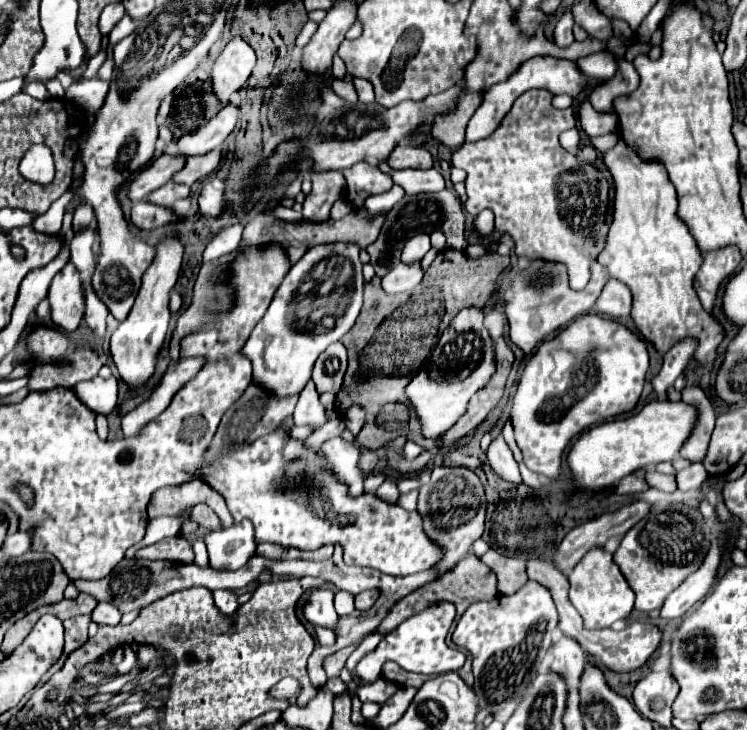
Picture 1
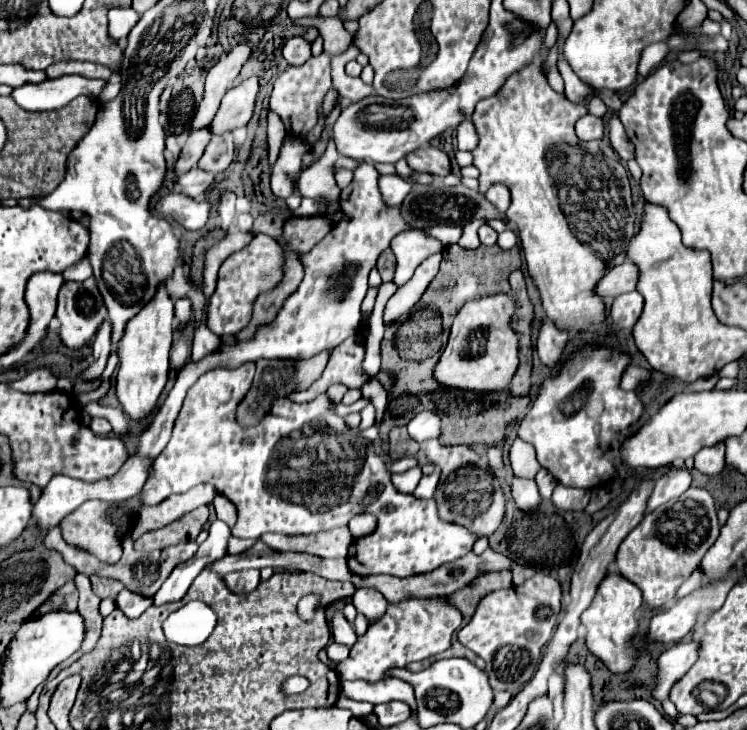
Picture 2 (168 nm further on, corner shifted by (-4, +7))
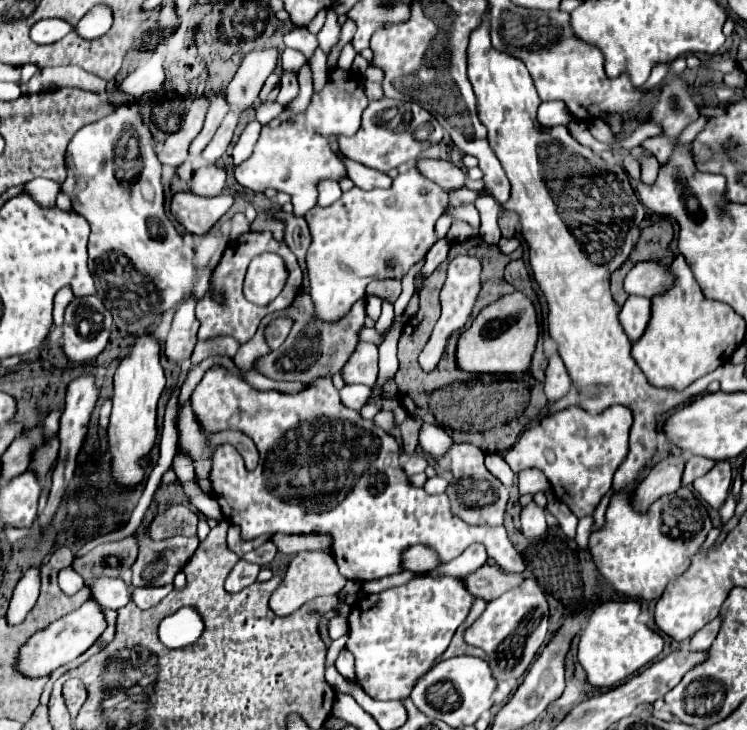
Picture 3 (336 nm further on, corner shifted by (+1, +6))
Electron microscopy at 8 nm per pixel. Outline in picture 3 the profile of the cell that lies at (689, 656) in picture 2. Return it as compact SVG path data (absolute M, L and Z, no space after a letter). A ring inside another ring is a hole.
M716 617L714 621L710 621L706 625L706 629L700 629L692 639L690 639L690 645L688 645L688 651L706 651L712 641L716 639L716 633L720 629L720 619Z

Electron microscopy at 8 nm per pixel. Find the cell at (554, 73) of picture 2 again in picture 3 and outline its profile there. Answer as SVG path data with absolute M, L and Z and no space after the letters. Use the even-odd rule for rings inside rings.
M544 101L538 109L538 121L544 127L554 127L554 125L566 125L570 121L570 113L562 101Z

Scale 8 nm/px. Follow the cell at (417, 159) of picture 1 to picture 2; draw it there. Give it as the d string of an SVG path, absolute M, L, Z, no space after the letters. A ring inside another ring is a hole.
M435 146L421 148L419 152L407 156L407 164L415 172L427 172L427 174L441 176L441 178L447 176L447 174L451 174L451 170L453 170L449 156L443 150L435 148Z

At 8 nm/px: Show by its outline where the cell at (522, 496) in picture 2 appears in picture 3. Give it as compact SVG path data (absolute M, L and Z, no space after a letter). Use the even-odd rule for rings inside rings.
M534 501L528 505L522 505L520 525L522 525L522 533L528 539L542 539L548 529L546 519L544 519L544 509L540 509Z

